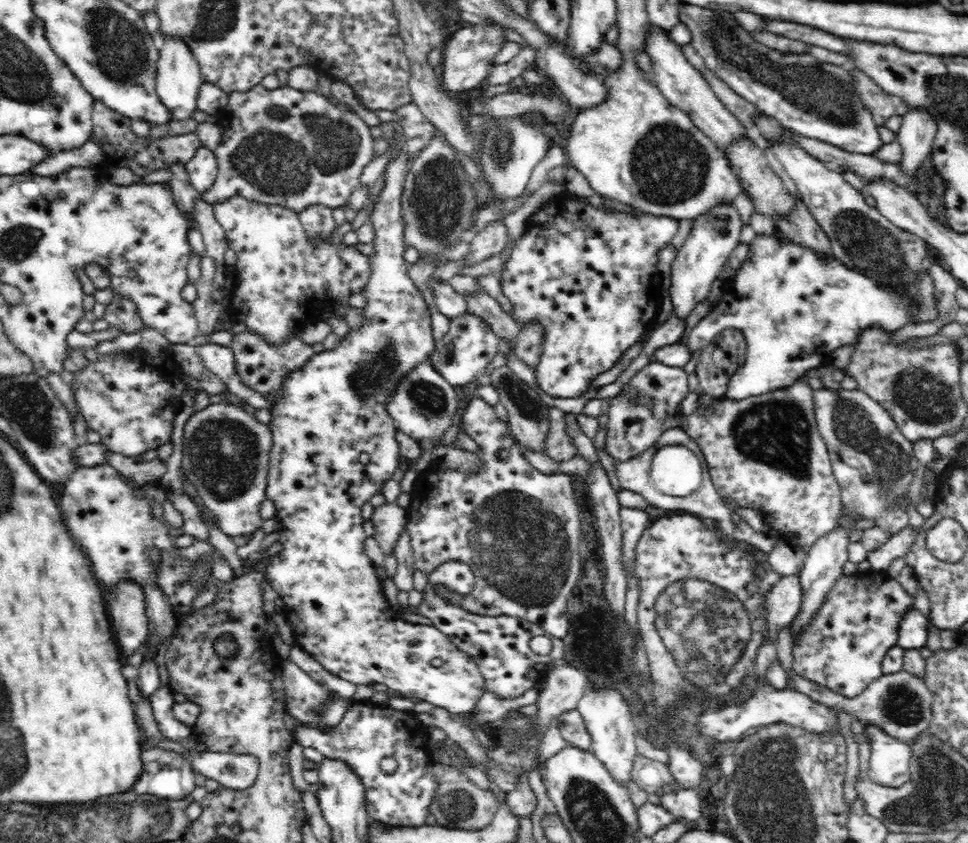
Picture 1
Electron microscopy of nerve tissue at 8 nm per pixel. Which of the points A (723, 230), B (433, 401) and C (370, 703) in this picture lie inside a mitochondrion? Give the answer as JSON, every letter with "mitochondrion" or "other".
{"A":"other","B":"mitochondrion","C":"other"}

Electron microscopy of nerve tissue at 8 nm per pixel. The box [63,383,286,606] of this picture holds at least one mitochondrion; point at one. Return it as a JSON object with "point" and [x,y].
{"point":[224,454]}

